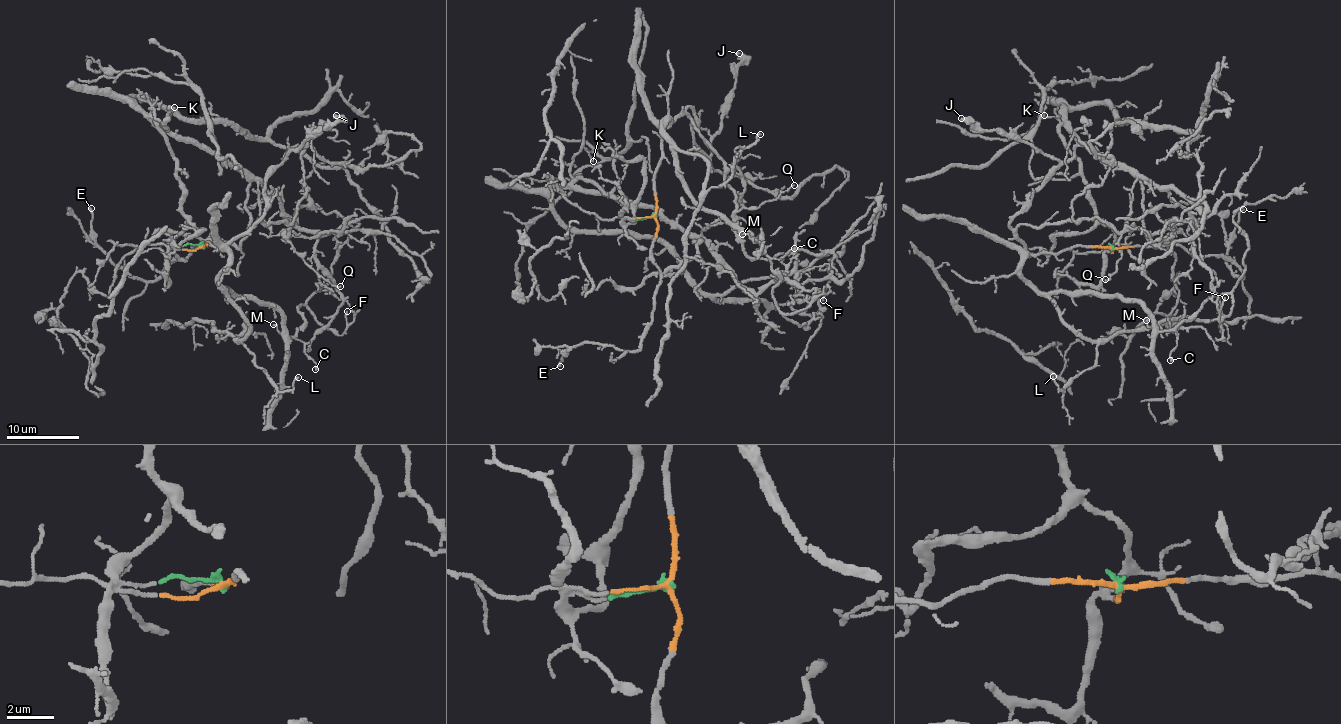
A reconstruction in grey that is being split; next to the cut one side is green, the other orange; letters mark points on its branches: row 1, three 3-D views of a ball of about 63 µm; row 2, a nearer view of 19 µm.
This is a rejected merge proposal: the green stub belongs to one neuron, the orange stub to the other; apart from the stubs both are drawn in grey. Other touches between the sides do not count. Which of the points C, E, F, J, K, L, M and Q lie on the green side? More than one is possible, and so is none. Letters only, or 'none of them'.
K

